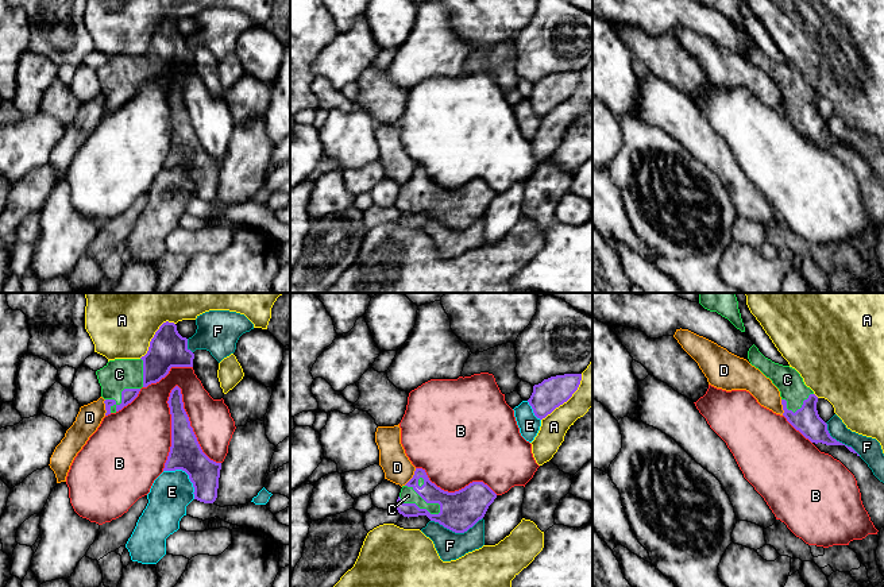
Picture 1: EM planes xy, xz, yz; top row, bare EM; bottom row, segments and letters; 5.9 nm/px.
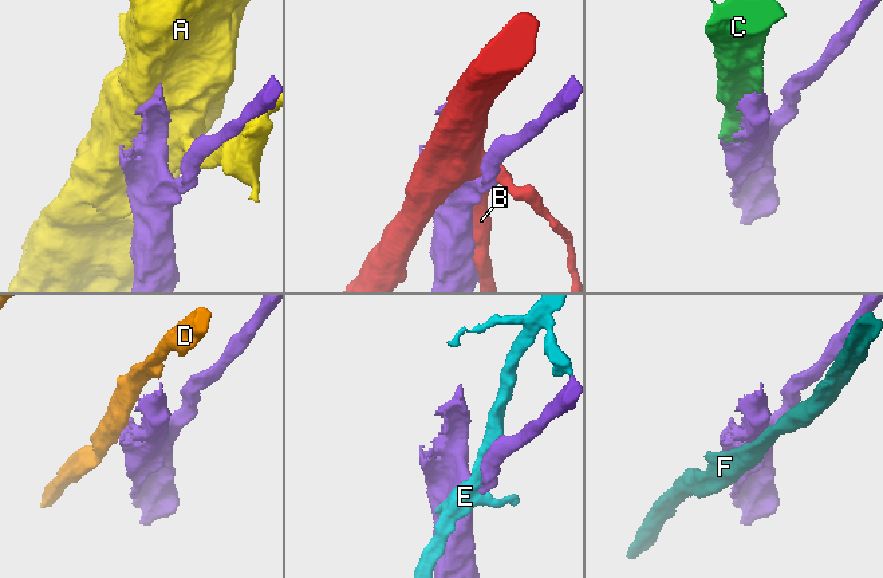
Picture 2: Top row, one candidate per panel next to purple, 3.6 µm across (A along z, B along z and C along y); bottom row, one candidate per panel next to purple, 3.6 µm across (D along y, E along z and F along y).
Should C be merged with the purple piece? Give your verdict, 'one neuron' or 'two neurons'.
one neuron

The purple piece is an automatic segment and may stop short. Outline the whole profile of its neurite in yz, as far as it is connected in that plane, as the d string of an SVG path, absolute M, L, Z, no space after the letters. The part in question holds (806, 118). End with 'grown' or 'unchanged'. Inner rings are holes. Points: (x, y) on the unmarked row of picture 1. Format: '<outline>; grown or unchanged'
M754 42L748 49L748 57L779 86L783 113L796 128L815 142L845 143L830 134L817 108L818 94L795 66L772 59Z; grown

